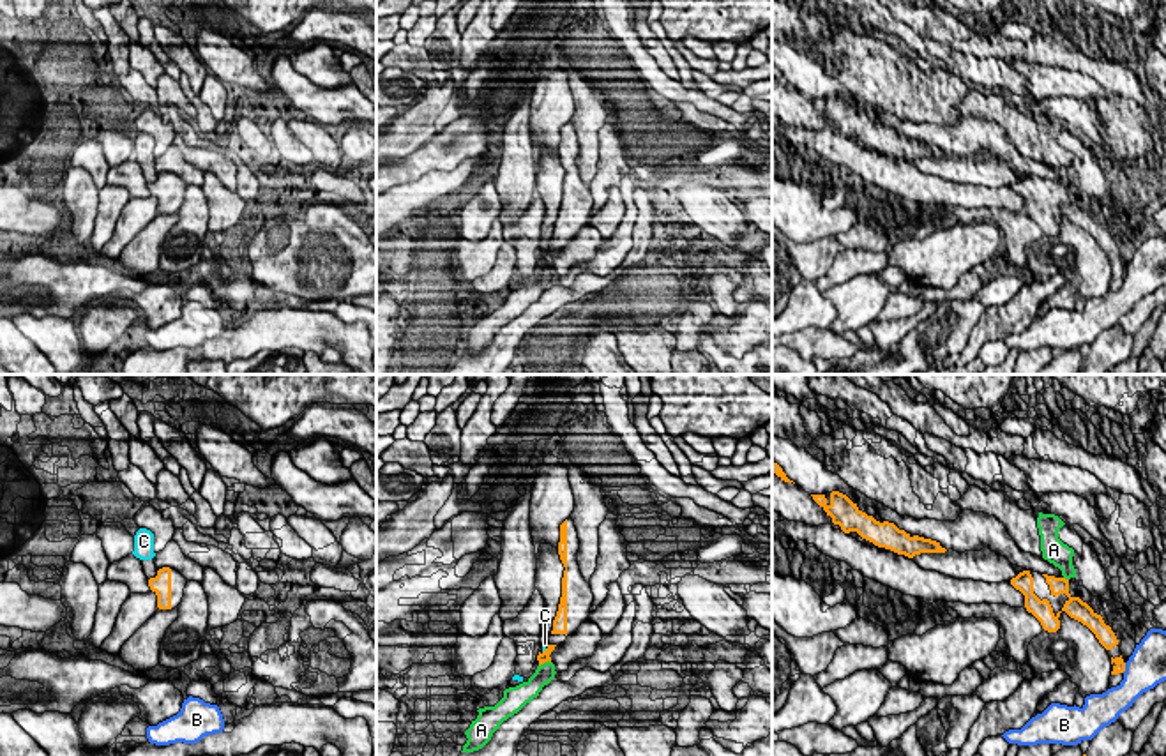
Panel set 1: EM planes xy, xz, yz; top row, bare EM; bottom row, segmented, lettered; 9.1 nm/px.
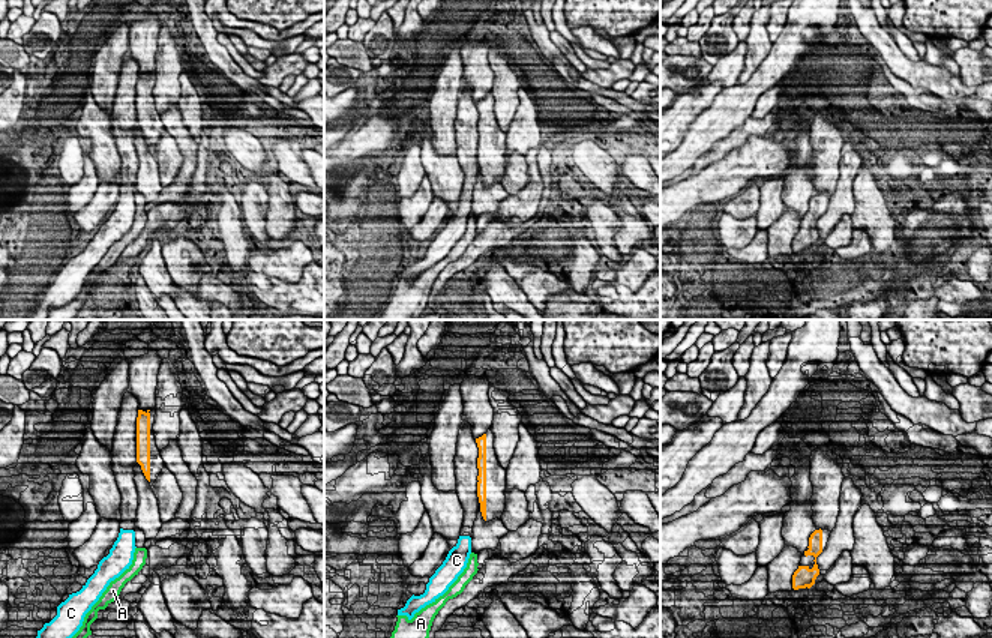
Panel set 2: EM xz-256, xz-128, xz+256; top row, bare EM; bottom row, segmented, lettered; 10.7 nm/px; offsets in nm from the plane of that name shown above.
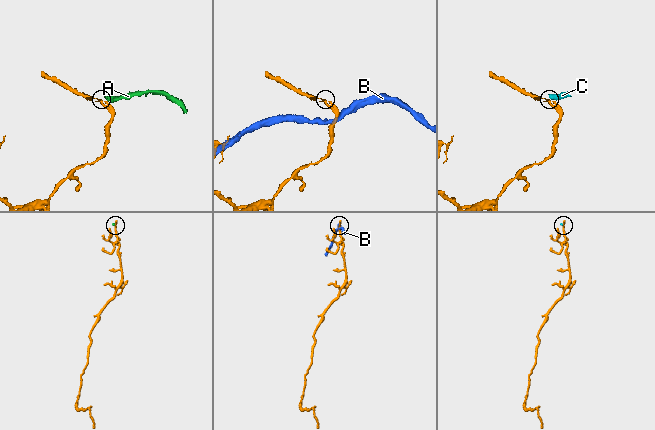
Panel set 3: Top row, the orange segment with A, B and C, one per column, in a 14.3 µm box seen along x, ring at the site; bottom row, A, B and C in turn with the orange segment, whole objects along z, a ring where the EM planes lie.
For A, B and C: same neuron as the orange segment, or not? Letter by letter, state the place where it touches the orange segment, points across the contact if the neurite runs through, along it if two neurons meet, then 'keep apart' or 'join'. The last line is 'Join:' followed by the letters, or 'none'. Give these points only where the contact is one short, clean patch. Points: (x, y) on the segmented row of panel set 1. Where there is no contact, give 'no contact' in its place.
A: meets orange in xz at (545, 661); border along xz (550, 661), (539, 666); keep apart
B: meets orange in yz at (1124, 668); keep apart
C: meets orange in xz at (545, 650); border along xz (546, 649), (543, 652); keep apart
Join: none

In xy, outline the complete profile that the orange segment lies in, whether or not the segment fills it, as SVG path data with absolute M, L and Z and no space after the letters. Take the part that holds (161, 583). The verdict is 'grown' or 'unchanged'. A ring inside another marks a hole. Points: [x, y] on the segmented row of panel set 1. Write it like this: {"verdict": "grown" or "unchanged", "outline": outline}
{"verdict": "grown", "outline": "M163 567L148 579L150 590L157 595L159 609L175 609L182 602L187 579L175 569Z"}

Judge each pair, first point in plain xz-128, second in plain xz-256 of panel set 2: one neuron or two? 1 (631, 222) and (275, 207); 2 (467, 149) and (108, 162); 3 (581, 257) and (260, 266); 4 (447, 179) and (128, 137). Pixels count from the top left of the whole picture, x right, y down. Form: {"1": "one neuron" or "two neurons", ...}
{"1": "one neuron", "2": "two neurons", "3": "two neurons", "4": "two neurons"}

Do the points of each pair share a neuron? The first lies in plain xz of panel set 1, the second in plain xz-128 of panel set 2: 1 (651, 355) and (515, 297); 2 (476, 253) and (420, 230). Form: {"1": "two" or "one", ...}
{"1": "two", "2": "two"}

